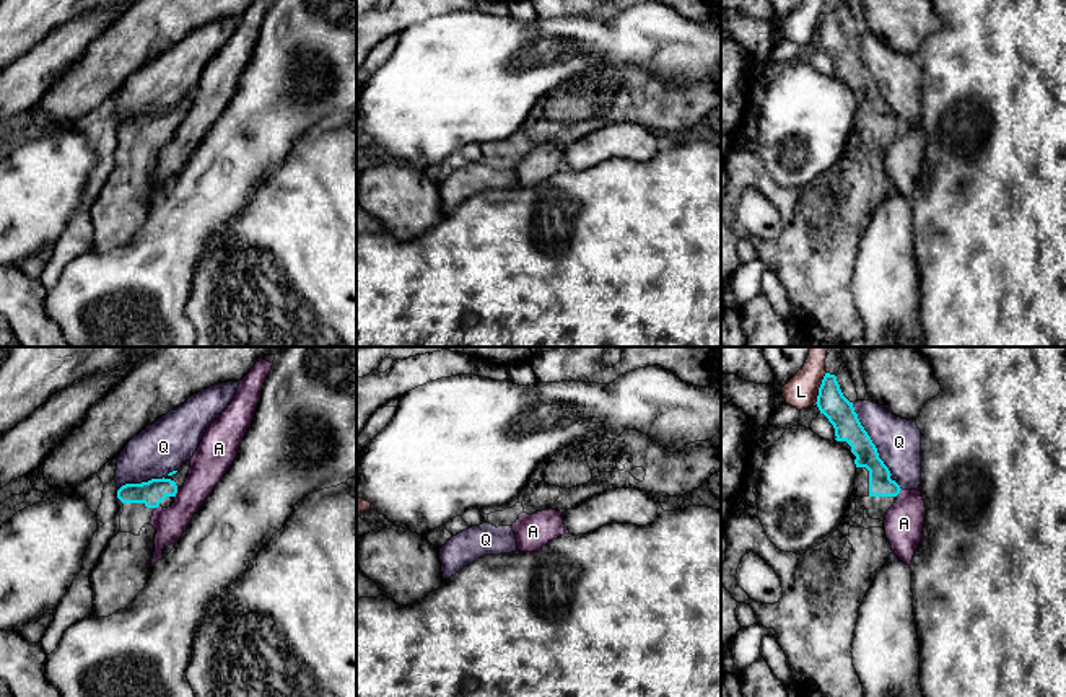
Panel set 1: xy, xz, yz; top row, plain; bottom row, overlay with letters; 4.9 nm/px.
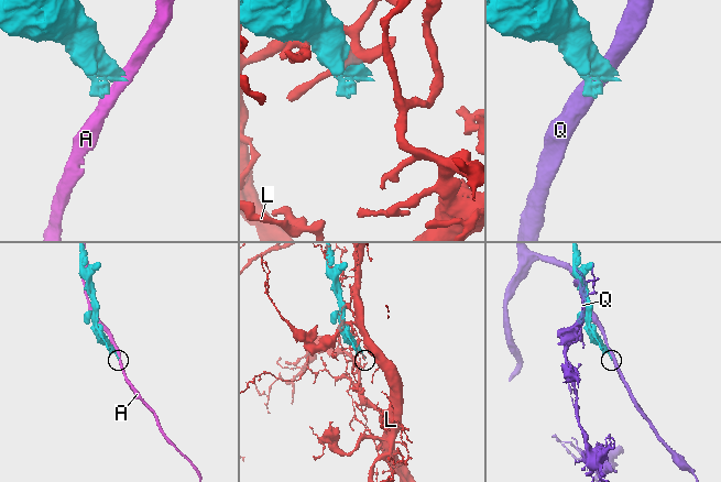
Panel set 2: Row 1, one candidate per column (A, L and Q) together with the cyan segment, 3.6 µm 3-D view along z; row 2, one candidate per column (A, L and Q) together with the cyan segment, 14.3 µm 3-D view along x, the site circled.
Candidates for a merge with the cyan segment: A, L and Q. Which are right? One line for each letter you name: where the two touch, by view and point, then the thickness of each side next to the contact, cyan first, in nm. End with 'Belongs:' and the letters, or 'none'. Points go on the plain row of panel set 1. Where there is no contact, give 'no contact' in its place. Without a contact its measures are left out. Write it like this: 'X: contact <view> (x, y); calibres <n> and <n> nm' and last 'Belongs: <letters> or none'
Belongs: none

